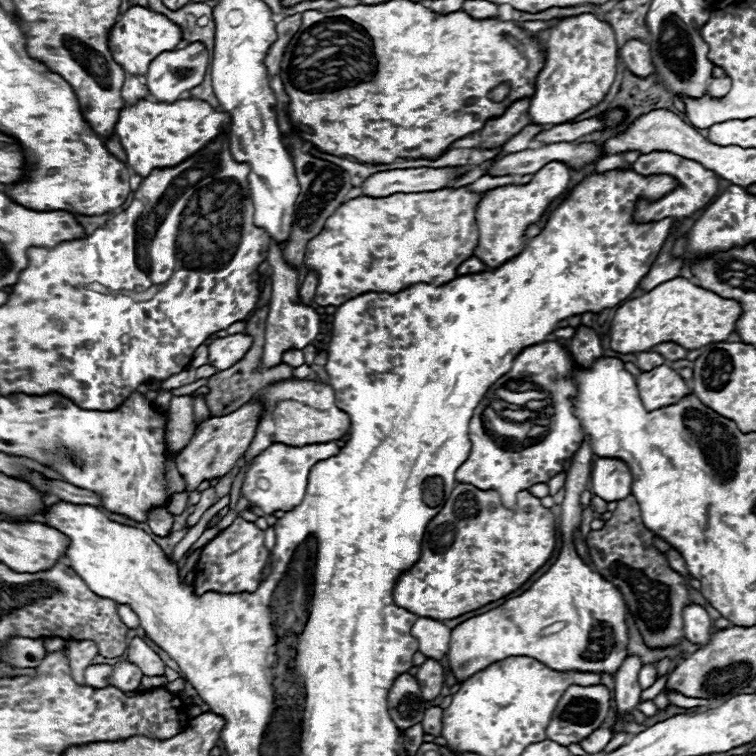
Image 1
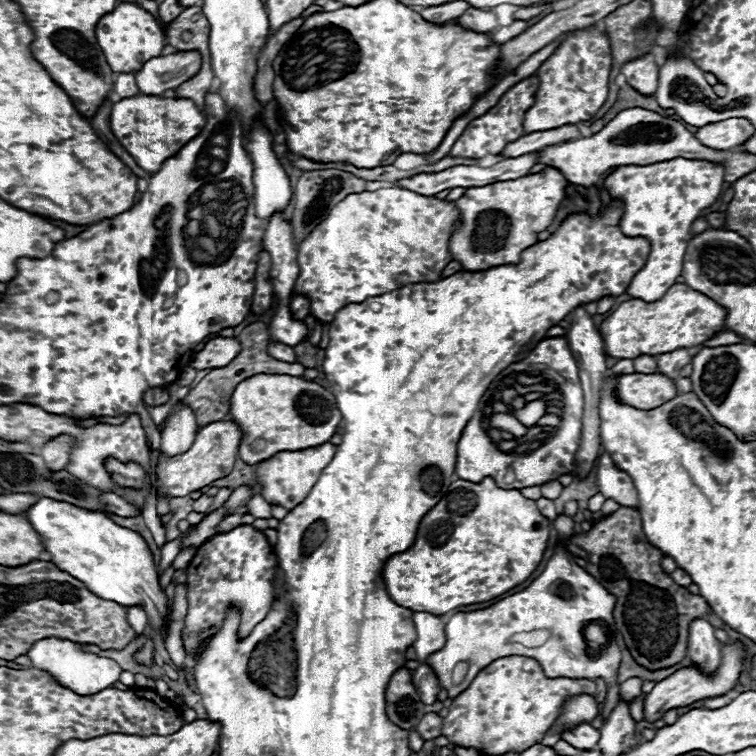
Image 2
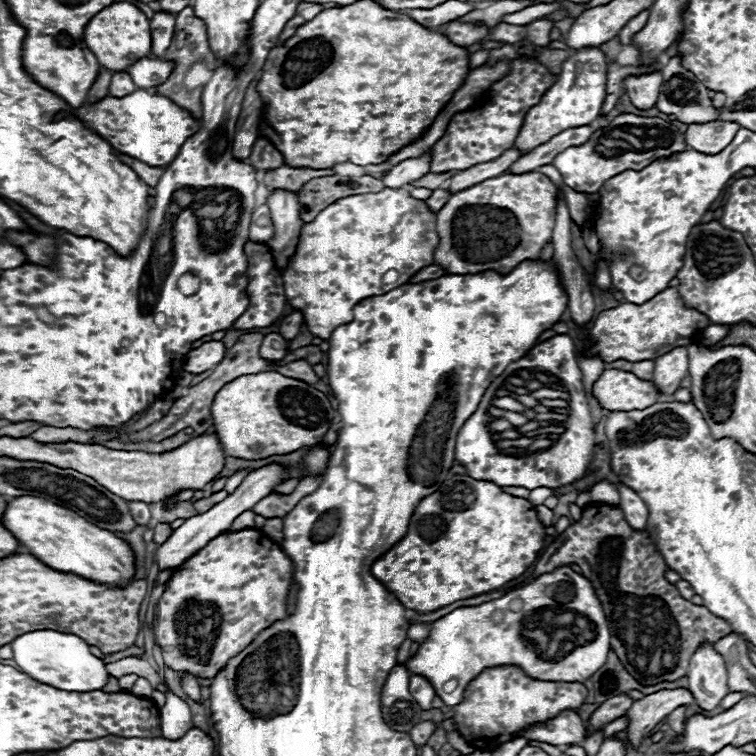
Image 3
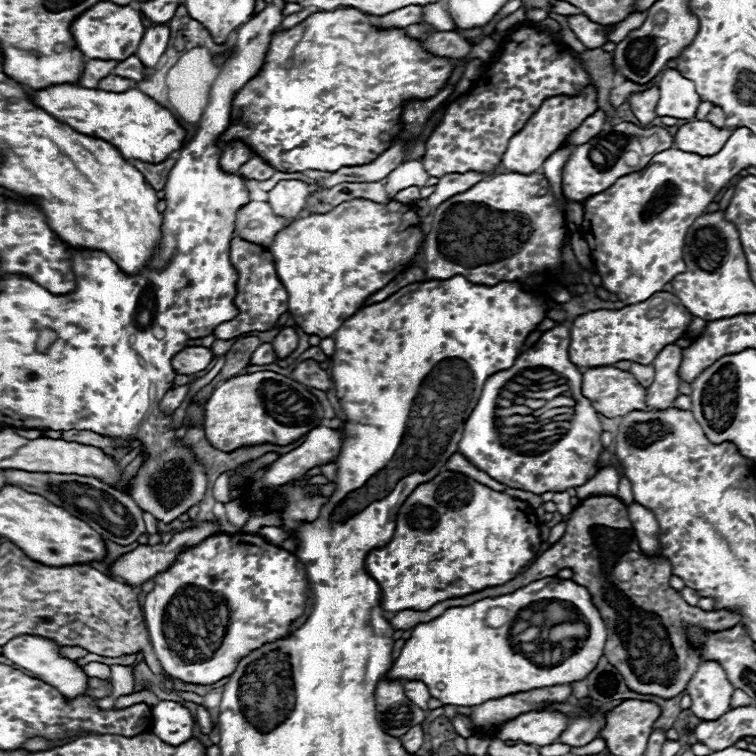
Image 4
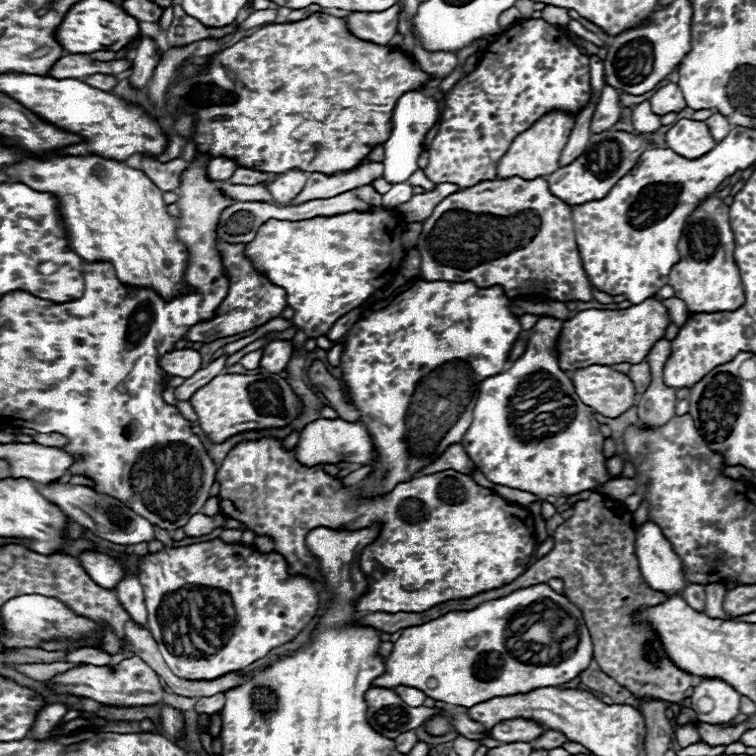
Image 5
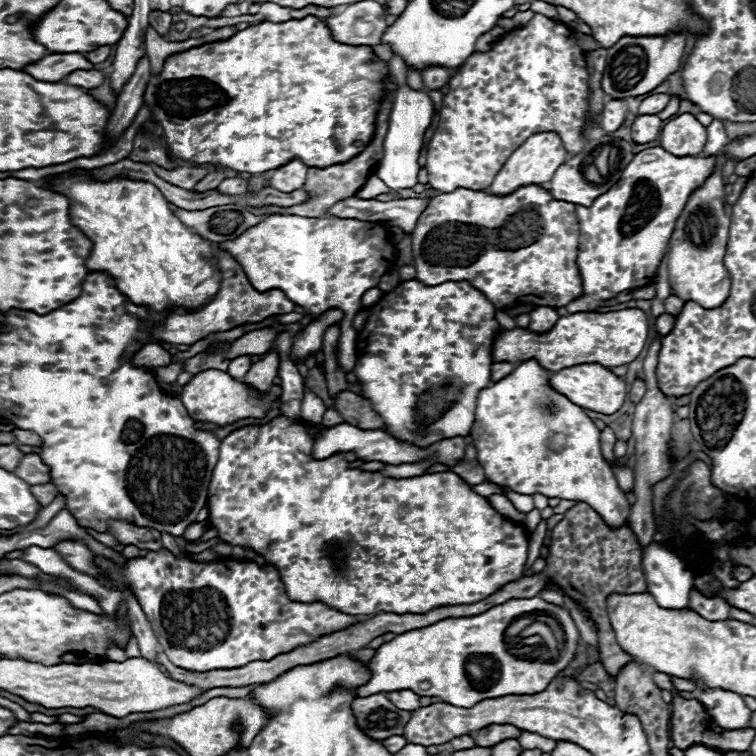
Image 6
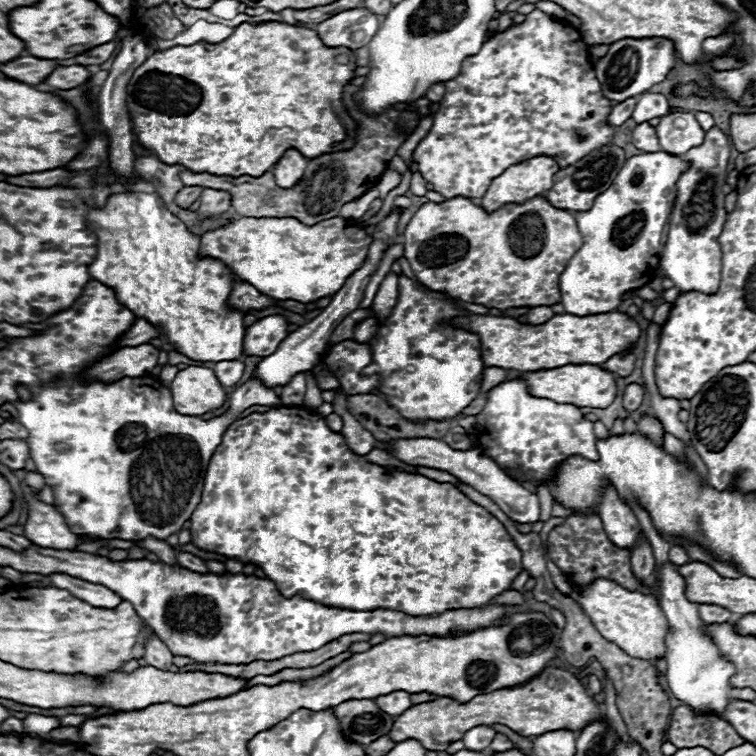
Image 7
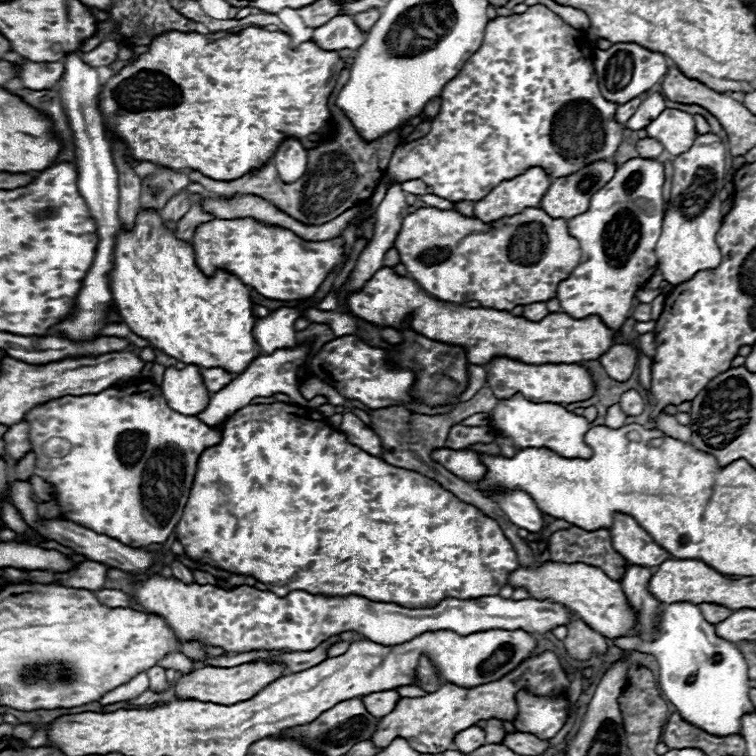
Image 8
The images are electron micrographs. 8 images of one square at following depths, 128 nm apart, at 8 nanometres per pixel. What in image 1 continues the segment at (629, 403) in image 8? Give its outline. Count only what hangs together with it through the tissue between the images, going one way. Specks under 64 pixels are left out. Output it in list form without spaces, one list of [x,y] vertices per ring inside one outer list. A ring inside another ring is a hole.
[[[640,352],[636,356],[636,366],[642,370],[642,372],[648,372],[648,370],[654,370],[658,366],[664,364],[664,358],[658,354],[658,352]]]

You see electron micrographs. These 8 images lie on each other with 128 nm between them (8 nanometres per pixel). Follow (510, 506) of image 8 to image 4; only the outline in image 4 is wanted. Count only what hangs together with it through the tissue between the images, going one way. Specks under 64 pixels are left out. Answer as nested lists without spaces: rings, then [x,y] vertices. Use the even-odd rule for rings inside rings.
[[[326,426],[312,428],[298,448],[280,456],[272,464],[272,468],[264,474],[262,482],[266,486],[280,486],[290,480],[302,478],[314,466],[330,464],[338,458],[342,442],[344,442],[342,430],[332,430]]]

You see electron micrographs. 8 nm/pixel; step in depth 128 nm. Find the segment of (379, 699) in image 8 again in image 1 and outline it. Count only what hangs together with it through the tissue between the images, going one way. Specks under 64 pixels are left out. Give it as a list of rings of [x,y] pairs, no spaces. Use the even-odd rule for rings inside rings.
[[[428,658],[424,664],[418,666],[416,680],[420,684],[420,692],[422,692],[424,700],[434,700],[440,694],[442,686],[444,686],[444,668],[442,668],[442,664]]]

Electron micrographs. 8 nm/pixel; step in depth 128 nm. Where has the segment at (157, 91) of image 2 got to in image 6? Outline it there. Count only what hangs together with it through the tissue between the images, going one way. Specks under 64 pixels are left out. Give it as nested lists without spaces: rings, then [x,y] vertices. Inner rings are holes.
[[[78,52],[74,54],[48,54],[38,62],[32,62],[22,68],[22,72],[30,74],[40,82],[58,82],[74,70],[90,70],[92,64]]]

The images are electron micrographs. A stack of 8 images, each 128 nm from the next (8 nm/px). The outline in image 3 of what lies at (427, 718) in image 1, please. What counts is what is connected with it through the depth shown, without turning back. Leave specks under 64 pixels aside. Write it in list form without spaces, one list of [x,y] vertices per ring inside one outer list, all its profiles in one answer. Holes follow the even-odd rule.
[[[420,722],[420,724],[416,724],[414,728],[412,728],[412,732],[410,732],[410,740],[416,744],[416,746],[424,746],[426,744],[426,740],[430,738],[430,734],[434,732],[434,724],[432,722]]]

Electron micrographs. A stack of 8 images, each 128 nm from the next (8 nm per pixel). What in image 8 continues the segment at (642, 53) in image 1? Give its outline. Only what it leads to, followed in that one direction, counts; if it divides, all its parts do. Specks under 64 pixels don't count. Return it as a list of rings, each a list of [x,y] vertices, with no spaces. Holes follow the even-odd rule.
[[[652,138],[638,140],[636,150],[638,150],[640,158],[646,158],[646,160],[658,160],[662,156],[662,152],[664,152],[662,144],[658,140],[652,140]]]

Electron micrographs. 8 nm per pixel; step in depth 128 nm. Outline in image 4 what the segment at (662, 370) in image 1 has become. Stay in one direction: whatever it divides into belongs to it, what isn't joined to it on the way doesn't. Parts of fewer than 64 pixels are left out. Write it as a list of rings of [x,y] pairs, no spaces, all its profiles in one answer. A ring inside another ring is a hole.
[[[596,366],[586,370],[582,374],[582,394],[606,418],[646,408],[646,388],[642,388],[630,372],[614,366]]]

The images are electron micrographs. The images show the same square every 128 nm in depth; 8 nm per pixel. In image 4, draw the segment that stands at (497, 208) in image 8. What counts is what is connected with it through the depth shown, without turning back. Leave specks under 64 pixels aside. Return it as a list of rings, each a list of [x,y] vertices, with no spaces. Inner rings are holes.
[[[590,84],[588,88],[584,88],[584,92],[580,96],[554,96],[548,98],[540,110],[528,120],[528,124],[510,138],[508,148],[502,156],[500,166],[508,172],[518,172],[518,174],[534,174],[542,168],[542,164],[546,162],[546,158],[560,148],[560,144],[568,138],[570,132],[574,132],[592,112],[596,112],[598,104],[596,104],[596,92],[594,86]]]

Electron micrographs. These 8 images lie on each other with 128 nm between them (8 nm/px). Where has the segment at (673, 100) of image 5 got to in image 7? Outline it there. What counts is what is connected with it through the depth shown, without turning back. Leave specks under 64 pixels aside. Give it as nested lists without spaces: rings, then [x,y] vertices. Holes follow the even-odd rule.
[[[644,92],[634,108],[634,114],[632,114],[632,120],[636,124],[642,124],[642,122],[648,122],[652,118],[662,118],[670,112],[670,104],[668,104],[668,98],[664,94],[658,94],[658,92]]]

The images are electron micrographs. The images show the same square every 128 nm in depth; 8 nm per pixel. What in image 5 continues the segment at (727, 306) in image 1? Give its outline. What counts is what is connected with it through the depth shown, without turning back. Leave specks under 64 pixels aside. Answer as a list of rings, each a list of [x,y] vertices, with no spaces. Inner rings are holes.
[[[648,298],[626,310],[582,310],[574,318],[564,320],[560,336],[556,340],[558,366],[566,370],[586,368],[592,364],[612,366],[620,362],[638,364],[646,358],[652,344],[664,338],[664,330],[670,318],[662,302]]]

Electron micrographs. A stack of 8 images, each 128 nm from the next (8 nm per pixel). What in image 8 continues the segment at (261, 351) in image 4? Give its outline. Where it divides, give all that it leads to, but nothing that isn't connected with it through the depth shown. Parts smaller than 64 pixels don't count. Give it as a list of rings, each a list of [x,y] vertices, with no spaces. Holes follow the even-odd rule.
[[[204,368],[200,372],[202,380],[204,380],[204,386],[208,390],[208,394],[212,392],[218,392],[220,388],[224,388],[224,384],[228,384],[234,376],[230,376],[228,372],[224,372],[222,368]]]

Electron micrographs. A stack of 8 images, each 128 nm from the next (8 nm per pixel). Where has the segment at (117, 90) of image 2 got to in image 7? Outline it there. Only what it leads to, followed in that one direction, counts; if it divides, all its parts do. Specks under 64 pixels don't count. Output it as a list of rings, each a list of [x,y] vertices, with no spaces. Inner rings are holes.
[[[56,66],[46,78],[44,84],[52,86],[54,90],[70,90],[82,86],[88,80],[90,72],[84,66]]]

